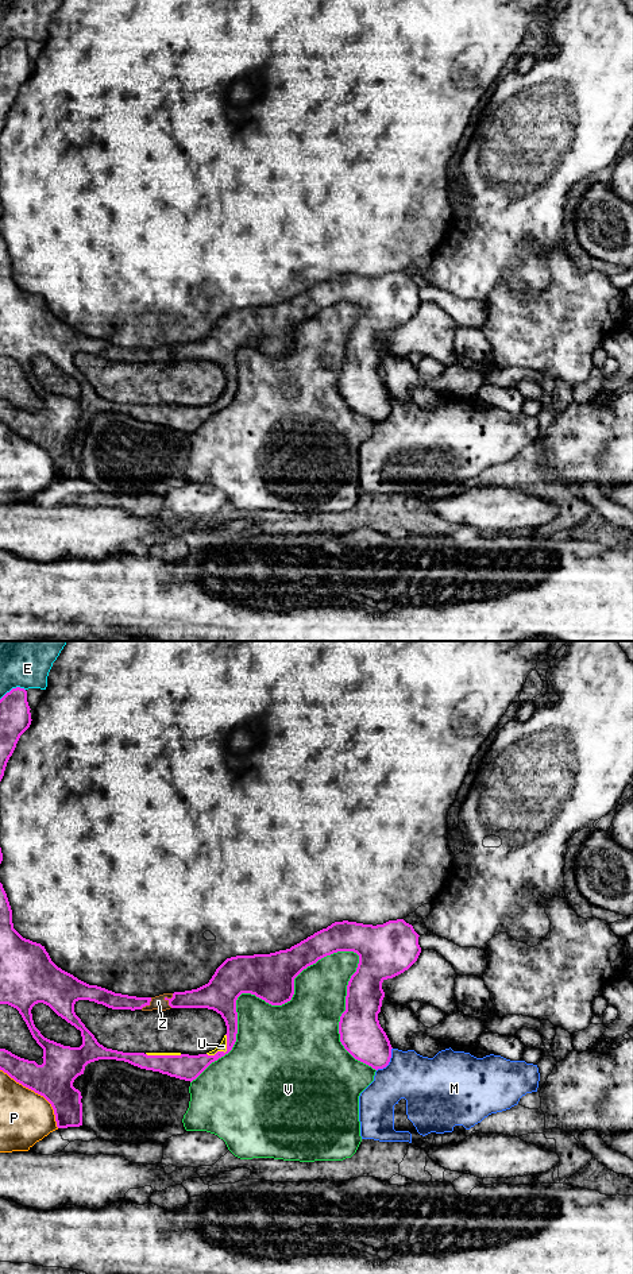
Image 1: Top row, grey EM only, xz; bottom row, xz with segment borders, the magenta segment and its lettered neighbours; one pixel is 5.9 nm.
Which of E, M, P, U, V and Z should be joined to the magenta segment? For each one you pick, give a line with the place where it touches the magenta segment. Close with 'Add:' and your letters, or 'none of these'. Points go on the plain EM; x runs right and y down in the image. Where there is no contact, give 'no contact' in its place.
U: meets magenta in xz at (223, 404)
Z: meets magenta in xz at (169, 352)
Add: U, Z

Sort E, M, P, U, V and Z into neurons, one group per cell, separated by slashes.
E / M / P / U Z / V

